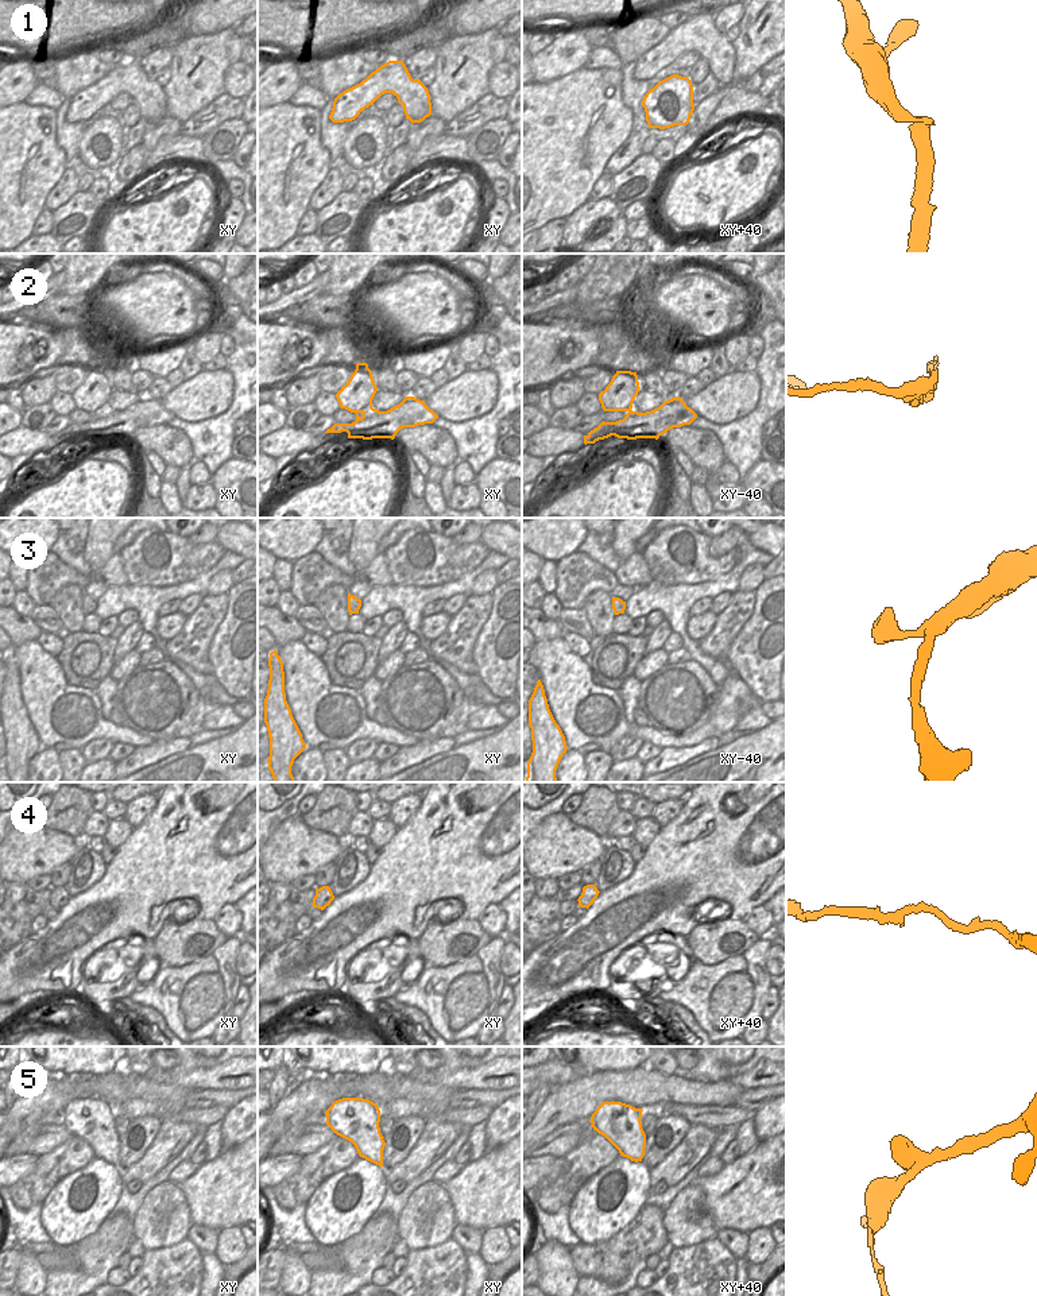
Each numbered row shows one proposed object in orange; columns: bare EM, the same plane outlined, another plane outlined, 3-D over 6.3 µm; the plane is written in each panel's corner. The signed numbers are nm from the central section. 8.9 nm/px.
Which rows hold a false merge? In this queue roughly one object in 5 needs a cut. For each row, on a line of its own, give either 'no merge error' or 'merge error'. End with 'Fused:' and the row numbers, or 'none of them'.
1: merge error
2: merge error
3: no merge error
4: no merge error
5: no merge error
Fused: 1, 2

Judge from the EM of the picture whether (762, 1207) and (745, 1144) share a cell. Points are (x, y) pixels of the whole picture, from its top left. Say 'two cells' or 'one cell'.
two cells

